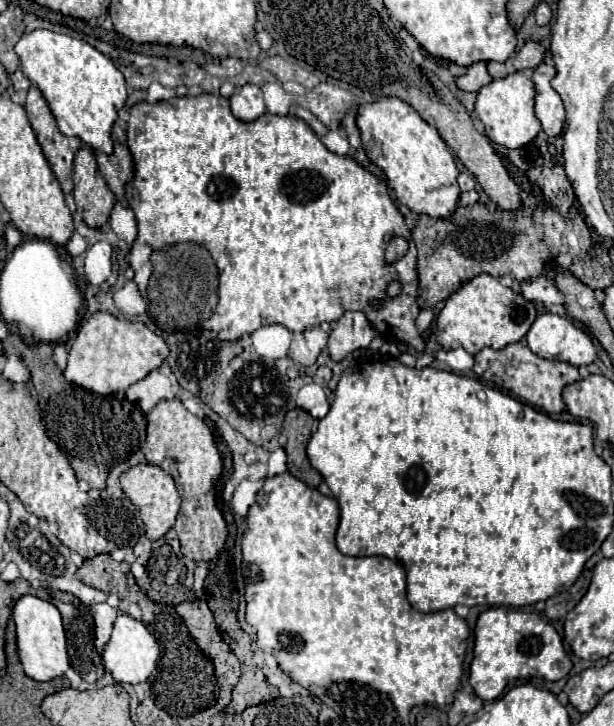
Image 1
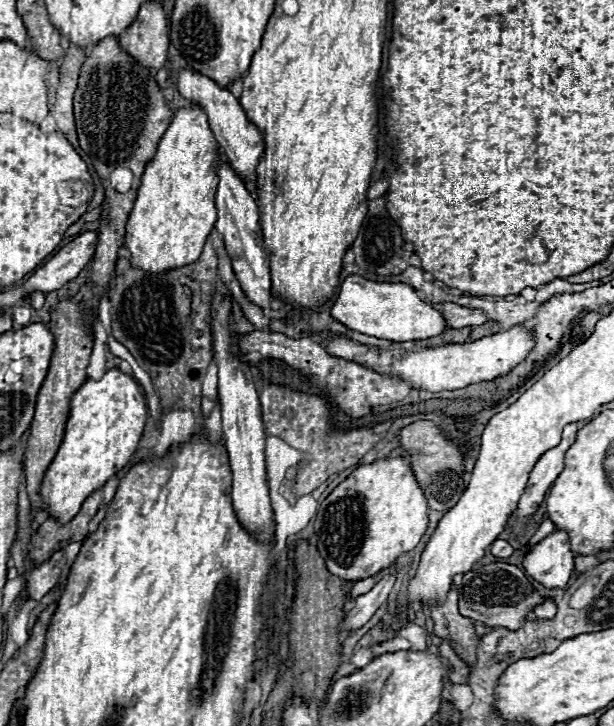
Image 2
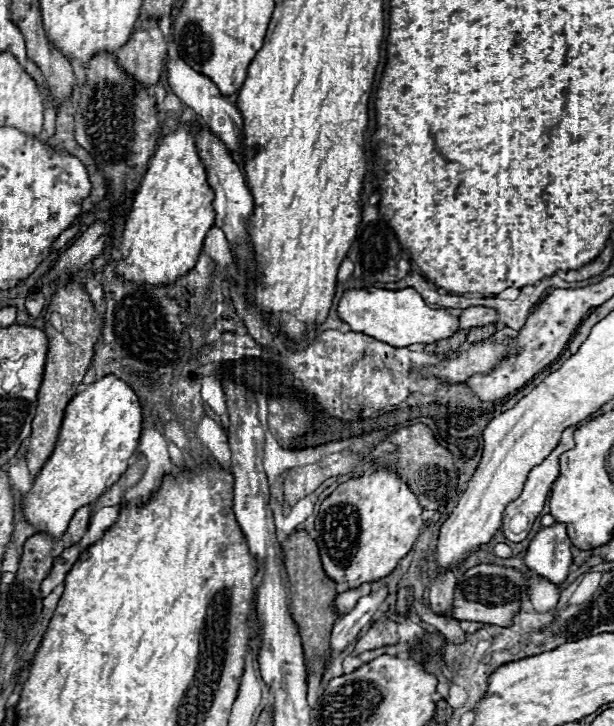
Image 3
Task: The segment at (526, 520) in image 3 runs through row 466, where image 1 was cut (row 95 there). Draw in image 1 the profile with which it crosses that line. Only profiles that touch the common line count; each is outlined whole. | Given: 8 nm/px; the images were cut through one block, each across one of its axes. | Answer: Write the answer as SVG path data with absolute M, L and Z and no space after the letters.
M538 64L530 76L534 82L534 114L542 124L542 130L548 136L562 134L564 128L564 106L558 96L558 92L550 86L550 80L554 78L556 70L552 64Z

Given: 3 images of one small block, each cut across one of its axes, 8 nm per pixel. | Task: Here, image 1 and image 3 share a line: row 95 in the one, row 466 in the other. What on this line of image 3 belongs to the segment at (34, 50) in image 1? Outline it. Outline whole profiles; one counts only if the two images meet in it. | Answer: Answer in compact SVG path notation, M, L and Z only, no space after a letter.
M108 374L102 380L90 384L78 396L74 396L64 410L64 420L62 420L62 428L58 434L58 442L56 442L50 458L38 472L32 490L22 500L24 520L32 526L38 526L38 532L44 532L50 538L58 540L66 532L72 516L80 508L94 504L100 496L104 496L106 490L126 472L128 460L134 456L134 452L138 448L140 430L142 430L142 408L140 408L138 396L120 378Z

